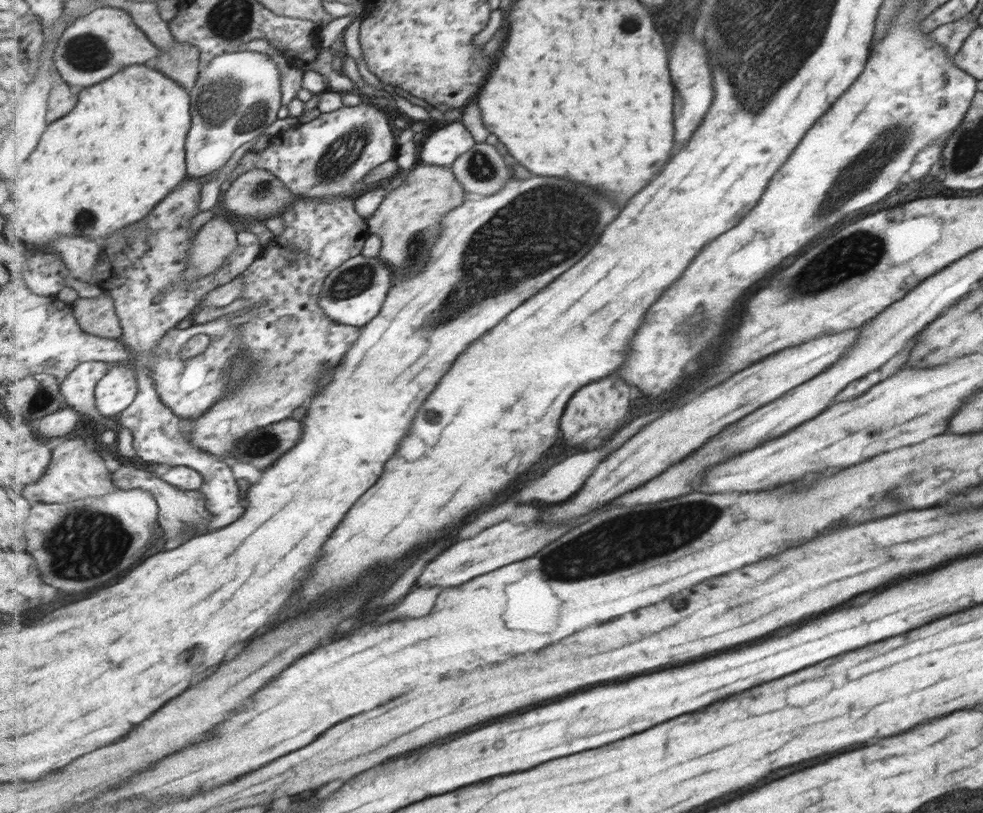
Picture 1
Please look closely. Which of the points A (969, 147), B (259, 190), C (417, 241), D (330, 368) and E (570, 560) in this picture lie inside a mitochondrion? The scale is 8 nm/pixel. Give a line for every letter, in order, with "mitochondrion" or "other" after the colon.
A: mitochondrion
B: mitochondrion
C: mitochondrion
D: other
E: mitochondrion

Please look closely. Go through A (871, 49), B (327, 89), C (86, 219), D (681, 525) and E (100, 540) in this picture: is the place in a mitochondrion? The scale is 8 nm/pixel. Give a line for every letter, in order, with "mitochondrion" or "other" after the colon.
A: other
B: other
C: mitochondrion
D: mitochondrion
E: mitochondrion

